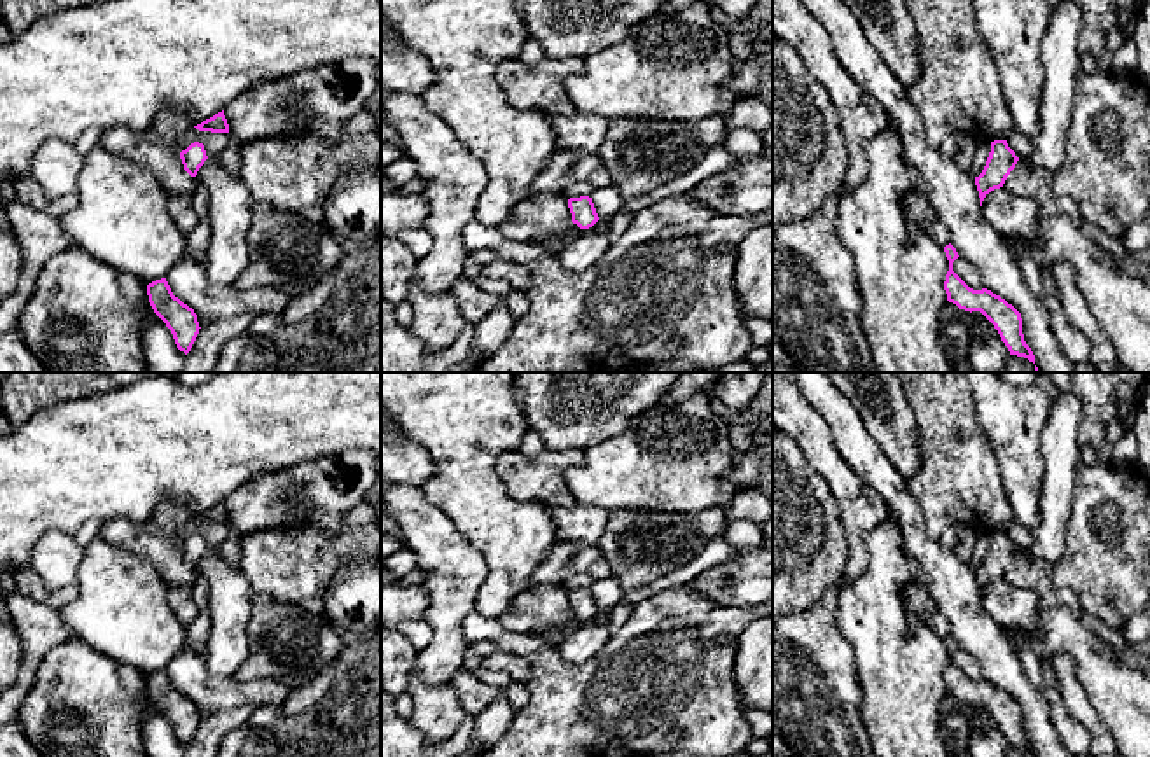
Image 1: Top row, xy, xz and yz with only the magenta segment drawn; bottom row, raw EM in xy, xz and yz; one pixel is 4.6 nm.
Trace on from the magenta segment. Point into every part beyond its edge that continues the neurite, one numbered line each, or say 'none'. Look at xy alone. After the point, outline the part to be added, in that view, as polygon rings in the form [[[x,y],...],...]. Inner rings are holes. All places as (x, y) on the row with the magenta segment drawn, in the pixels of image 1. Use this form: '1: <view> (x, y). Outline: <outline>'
none

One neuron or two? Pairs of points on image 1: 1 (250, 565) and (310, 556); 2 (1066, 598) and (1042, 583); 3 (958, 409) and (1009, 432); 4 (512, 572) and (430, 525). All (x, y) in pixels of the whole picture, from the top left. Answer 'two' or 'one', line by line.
1: one
2: one
3: two
4: two

